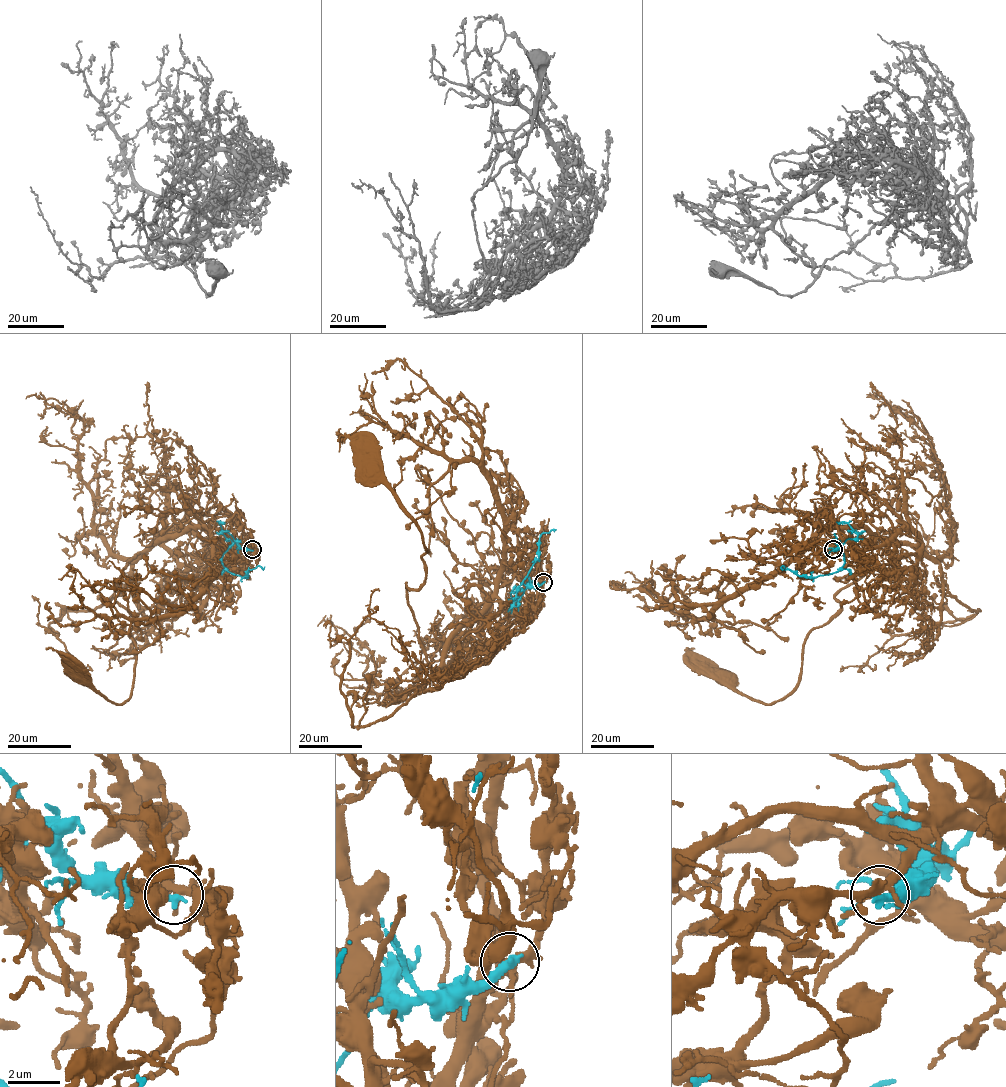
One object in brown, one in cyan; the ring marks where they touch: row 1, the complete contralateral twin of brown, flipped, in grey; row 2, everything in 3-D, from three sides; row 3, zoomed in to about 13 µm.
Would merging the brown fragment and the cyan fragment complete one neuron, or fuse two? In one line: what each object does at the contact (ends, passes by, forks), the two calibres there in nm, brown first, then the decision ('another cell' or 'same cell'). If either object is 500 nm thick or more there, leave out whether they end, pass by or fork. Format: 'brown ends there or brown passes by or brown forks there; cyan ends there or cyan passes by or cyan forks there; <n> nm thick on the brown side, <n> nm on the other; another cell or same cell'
brown forks there; cyan ends there; 280 nm thick on the brown side, 400 nm on the other; another cell

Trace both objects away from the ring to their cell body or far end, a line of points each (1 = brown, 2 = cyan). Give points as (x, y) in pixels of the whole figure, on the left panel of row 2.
1: (252, 550), (164, 531), (117, 580), (115, 600), (134, 619), (130, 696), (115, 704), (77, 675)
2: (251, 550), (242, 548), (235, 542), (224, 554), (222, 565), (232, 574), (246, 578), (248, 570), (264, 566)

